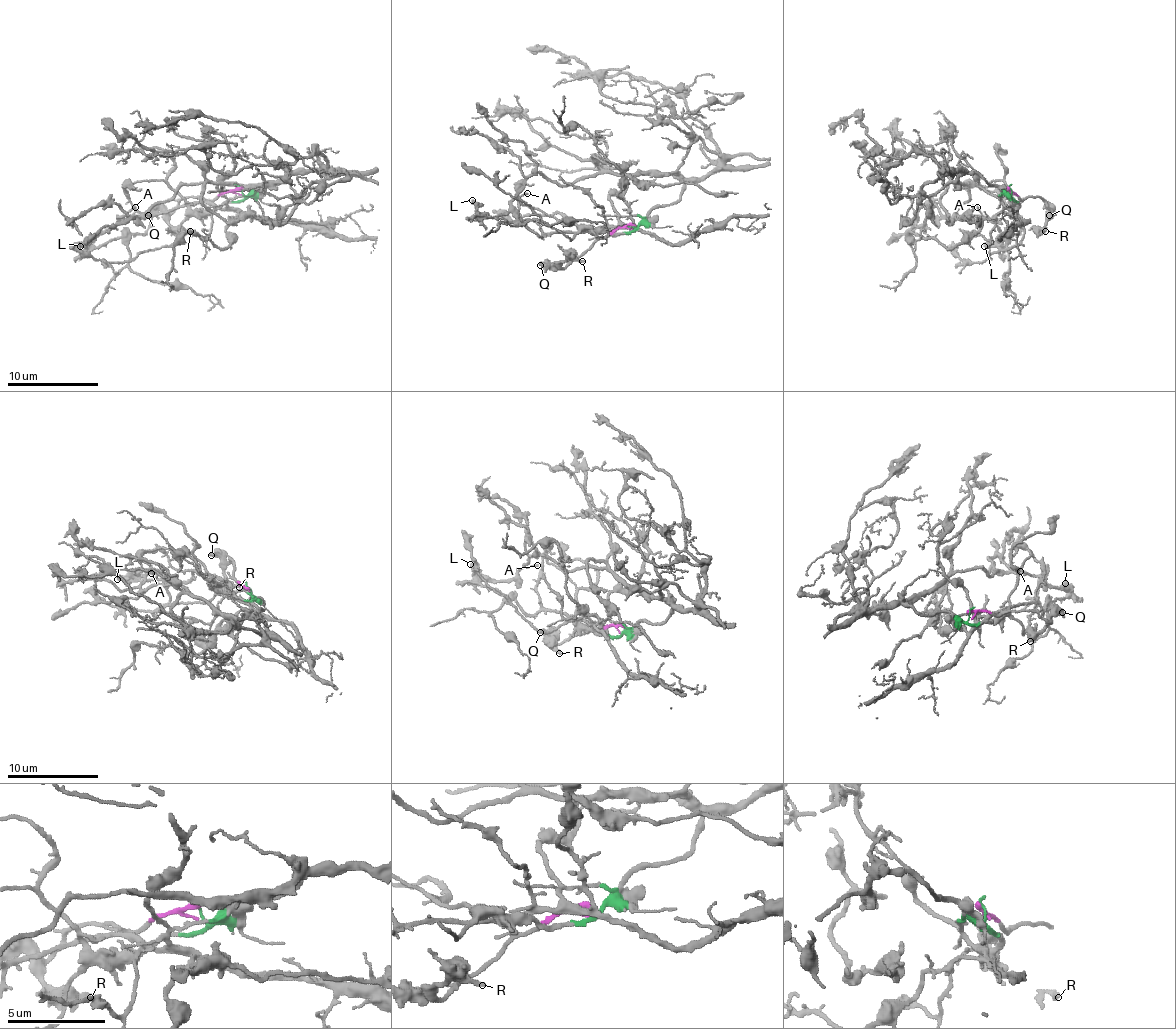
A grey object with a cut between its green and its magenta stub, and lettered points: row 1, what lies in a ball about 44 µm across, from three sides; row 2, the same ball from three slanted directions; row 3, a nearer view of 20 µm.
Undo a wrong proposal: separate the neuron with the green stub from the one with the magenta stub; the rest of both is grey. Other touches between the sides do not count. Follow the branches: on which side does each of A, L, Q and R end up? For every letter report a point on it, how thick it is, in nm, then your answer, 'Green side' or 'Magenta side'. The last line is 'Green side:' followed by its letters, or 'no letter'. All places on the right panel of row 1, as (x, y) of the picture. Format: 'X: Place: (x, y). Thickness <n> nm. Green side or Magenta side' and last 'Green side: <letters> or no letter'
A: Place: (977, 207). Thickness 140 nm. Green side
L: Place: (984, 246). Thickness 300 nm. Green side
Q: Place: (1049, 215). Thickness 500 nm. Magenta side
R: Place: (1045, 231). Thickness 280 nm. Magenta side
Green side: A, L

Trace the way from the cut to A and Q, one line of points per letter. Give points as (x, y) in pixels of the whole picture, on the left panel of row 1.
A: (239, 188), (243, 197), (211, 211), (175, 206), (159, 211), (138, 234), (120, 222), (136, 206)
Q: (239, 188), (221, 193), (211, 199), (184, 197), (170, 211), (152, 211), (147, 215)

